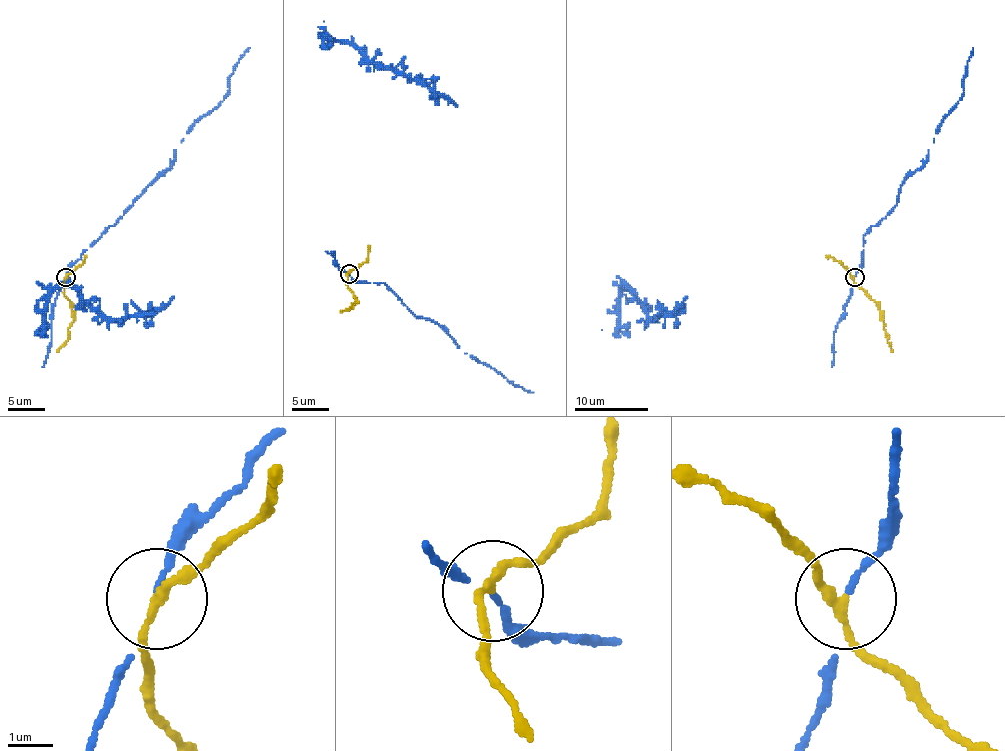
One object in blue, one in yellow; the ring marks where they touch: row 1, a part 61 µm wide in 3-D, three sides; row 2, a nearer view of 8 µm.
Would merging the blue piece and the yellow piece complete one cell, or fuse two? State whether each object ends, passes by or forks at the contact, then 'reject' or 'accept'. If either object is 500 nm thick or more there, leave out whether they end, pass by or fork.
blue passes by | yellow passes by | reject

